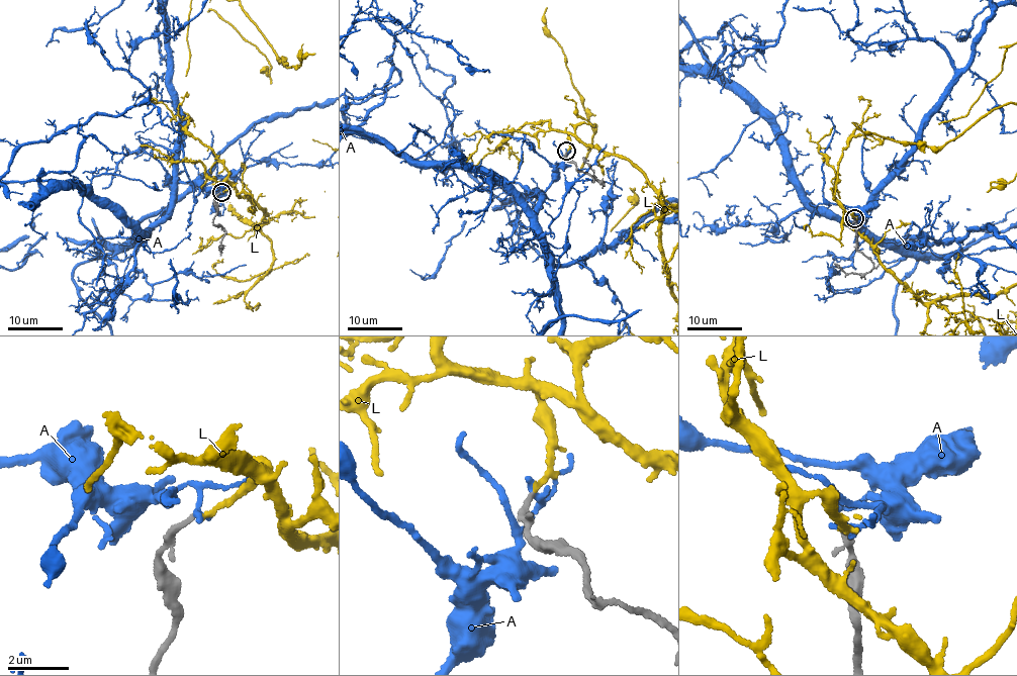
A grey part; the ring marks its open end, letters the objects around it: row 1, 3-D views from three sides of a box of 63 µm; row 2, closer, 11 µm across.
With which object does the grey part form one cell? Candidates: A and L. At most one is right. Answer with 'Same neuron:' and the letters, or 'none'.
Same neuron: L

